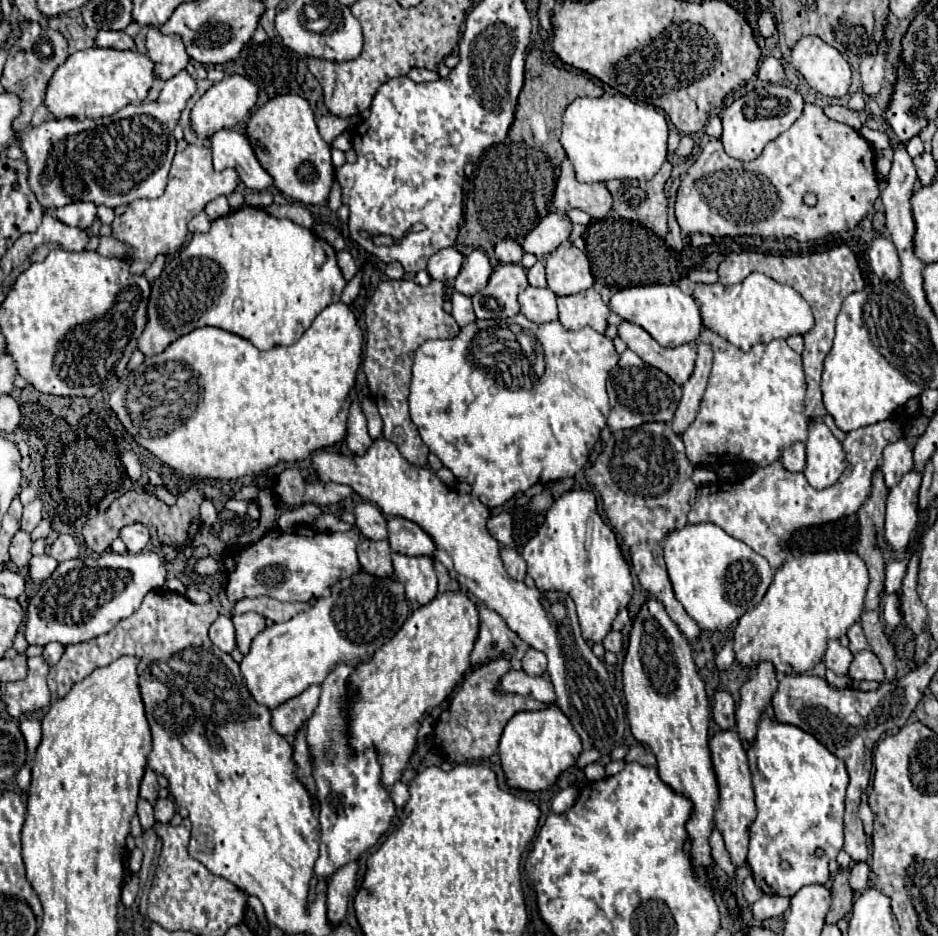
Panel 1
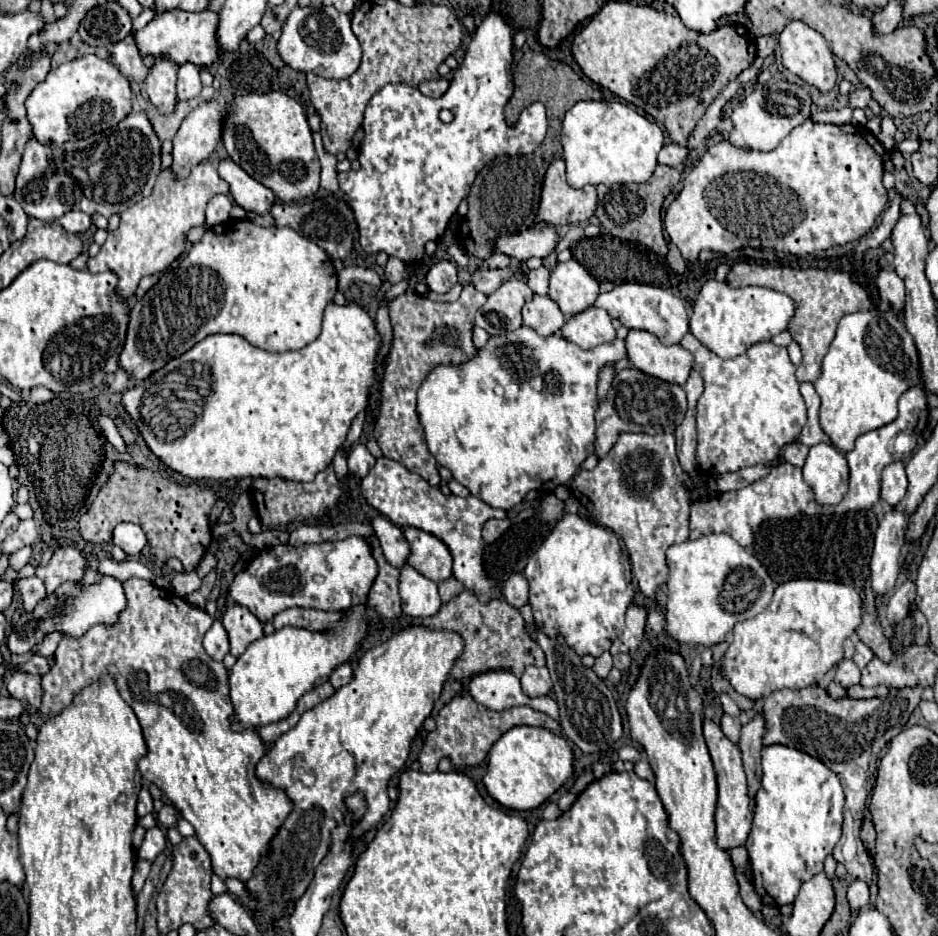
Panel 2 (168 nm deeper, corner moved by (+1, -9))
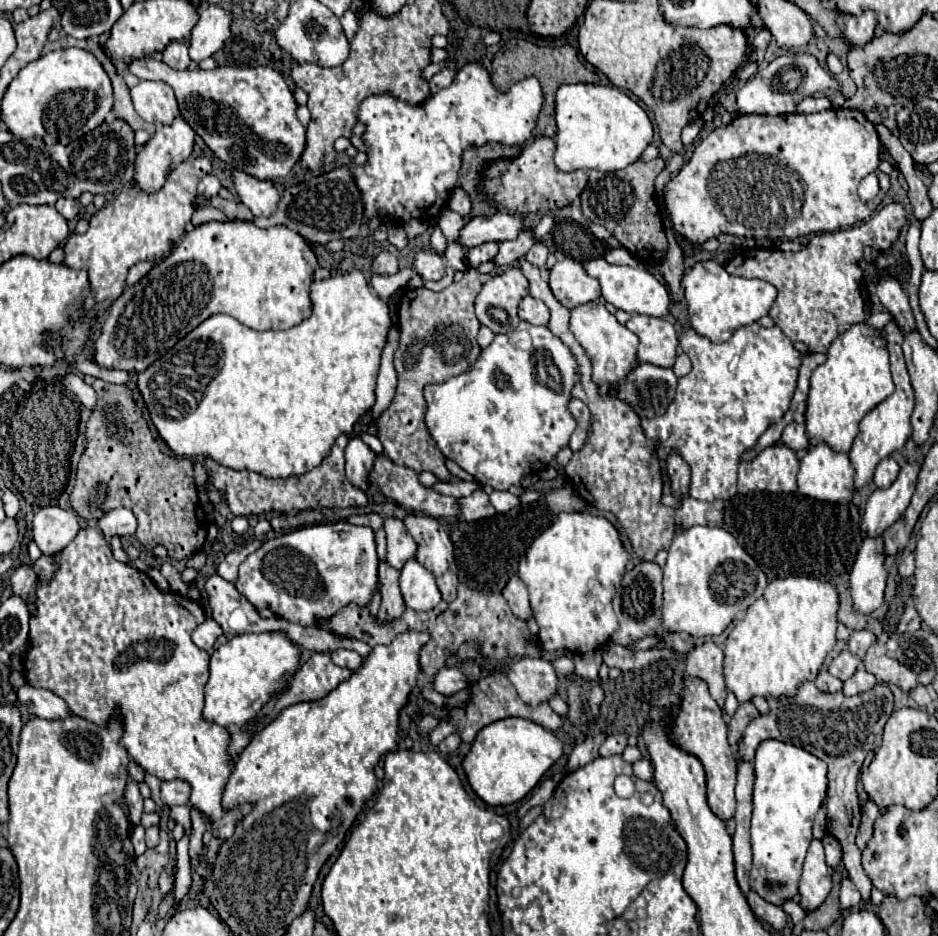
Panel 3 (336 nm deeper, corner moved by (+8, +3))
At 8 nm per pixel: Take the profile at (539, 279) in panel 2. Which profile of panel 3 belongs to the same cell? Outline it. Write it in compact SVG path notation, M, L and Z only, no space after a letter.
M536 241L532 245L532 249L526 253L526 259L534 265L538 265L540 269L544 269L544 263L546 263L548 258L548 247L542 243L542 241Z

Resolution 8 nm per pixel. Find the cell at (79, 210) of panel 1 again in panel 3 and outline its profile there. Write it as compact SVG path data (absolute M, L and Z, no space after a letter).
M58 199L56 201L56 209L58 209L58 213L62 213L66 219L74 219L76 215L78 215L78 211L80 211L80 203L76 201L76 199Z

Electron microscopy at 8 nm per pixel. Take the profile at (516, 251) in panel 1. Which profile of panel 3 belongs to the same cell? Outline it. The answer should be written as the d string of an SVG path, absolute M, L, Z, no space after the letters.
M482 243L482 245L478 245L478 247L468 249L466 259L468 259L470 267L478 267L480 263L492 261L492 259L496 257L496 253L498 253L498 243Z

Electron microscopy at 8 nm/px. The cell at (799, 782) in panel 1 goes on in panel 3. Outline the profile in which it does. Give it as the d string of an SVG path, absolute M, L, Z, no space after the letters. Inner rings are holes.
M768 739L756 749L754 777L754 811L750 827L754 855L750 873L752 891L756 891L768 903L782 905L798 895L802 863L812 841L812 819L828 789L826 763L804 749ZM768 881L782 881L782 887L776 891L766 891L764 883Z

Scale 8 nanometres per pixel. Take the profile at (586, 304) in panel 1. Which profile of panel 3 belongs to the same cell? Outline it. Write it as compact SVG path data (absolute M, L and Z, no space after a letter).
M600 301L584 303L576 309L572 309L570 331L574 333L576 341L584 347L584 353L592 361L592 381L596 385L618 383L628 375L628 371L632 371L632 367L636 367L640 363L636 357L638 337L632 331L628 331L624 325L620 325L616 321L616 317Z

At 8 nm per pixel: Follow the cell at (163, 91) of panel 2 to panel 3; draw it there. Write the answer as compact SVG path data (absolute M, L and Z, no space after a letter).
M140 81L130 89L130 95L138 115L148 123L172 125L180 113L174 91L164 81Z

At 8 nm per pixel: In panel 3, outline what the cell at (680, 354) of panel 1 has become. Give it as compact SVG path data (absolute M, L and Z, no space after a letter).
M632 315L626 327L640 337L640 345L638 345L640 361L660 367L674 365L678 337L674 325L668 319L650 317L650 315Z

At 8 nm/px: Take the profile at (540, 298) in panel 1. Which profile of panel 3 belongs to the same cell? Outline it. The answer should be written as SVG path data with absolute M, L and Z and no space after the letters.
M530 295L522 299L518 315L520 315L520 319L524 319L524 321L528 321L532 325L548 325L548 319L550 319L548 307L542 301L538 301L538 299L530 297Z

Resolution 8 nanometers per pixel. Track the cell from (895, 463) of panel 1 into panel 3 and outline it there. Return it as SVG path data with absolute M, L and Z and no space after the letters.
M892 457L882 459L878 463L876 471L874 471L874 485L880 487L880 489L890 487L894 483L894 479L898 477L898 471L900 471L900 467L898 467L898 463Z

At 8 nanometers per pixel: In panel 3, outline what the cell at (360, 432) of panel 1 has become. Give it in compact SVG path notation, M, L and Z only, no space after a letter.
M360 437L350 439L346 447L346 477L356 489L368 491L370 487L368 475L374 467L374 459L376 455L370 451L370 447Z

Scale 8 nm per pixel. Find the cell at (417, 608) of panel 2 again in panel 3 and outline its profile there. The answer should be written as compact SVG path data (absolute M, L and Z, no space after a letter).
M416 559L406 561L406 565L402 567L400 589L406 605L414 611L430 611L442 601L434 575L426 571Z

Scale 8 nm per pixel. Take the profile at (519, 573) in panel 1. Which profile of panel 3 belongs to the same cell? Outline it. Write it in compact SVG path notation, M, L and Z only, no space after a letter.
M514 575L514 577L506 583L502 595L504 595L506 603L510 605L512 613L514 613L518 619L524 619L524 621L526 621L526 619L532 619L532 617L534 617L532 607L530 607L530 601L528 601L528 589L526 589L526 585L522 583L522 579L520 579L518 575Z

